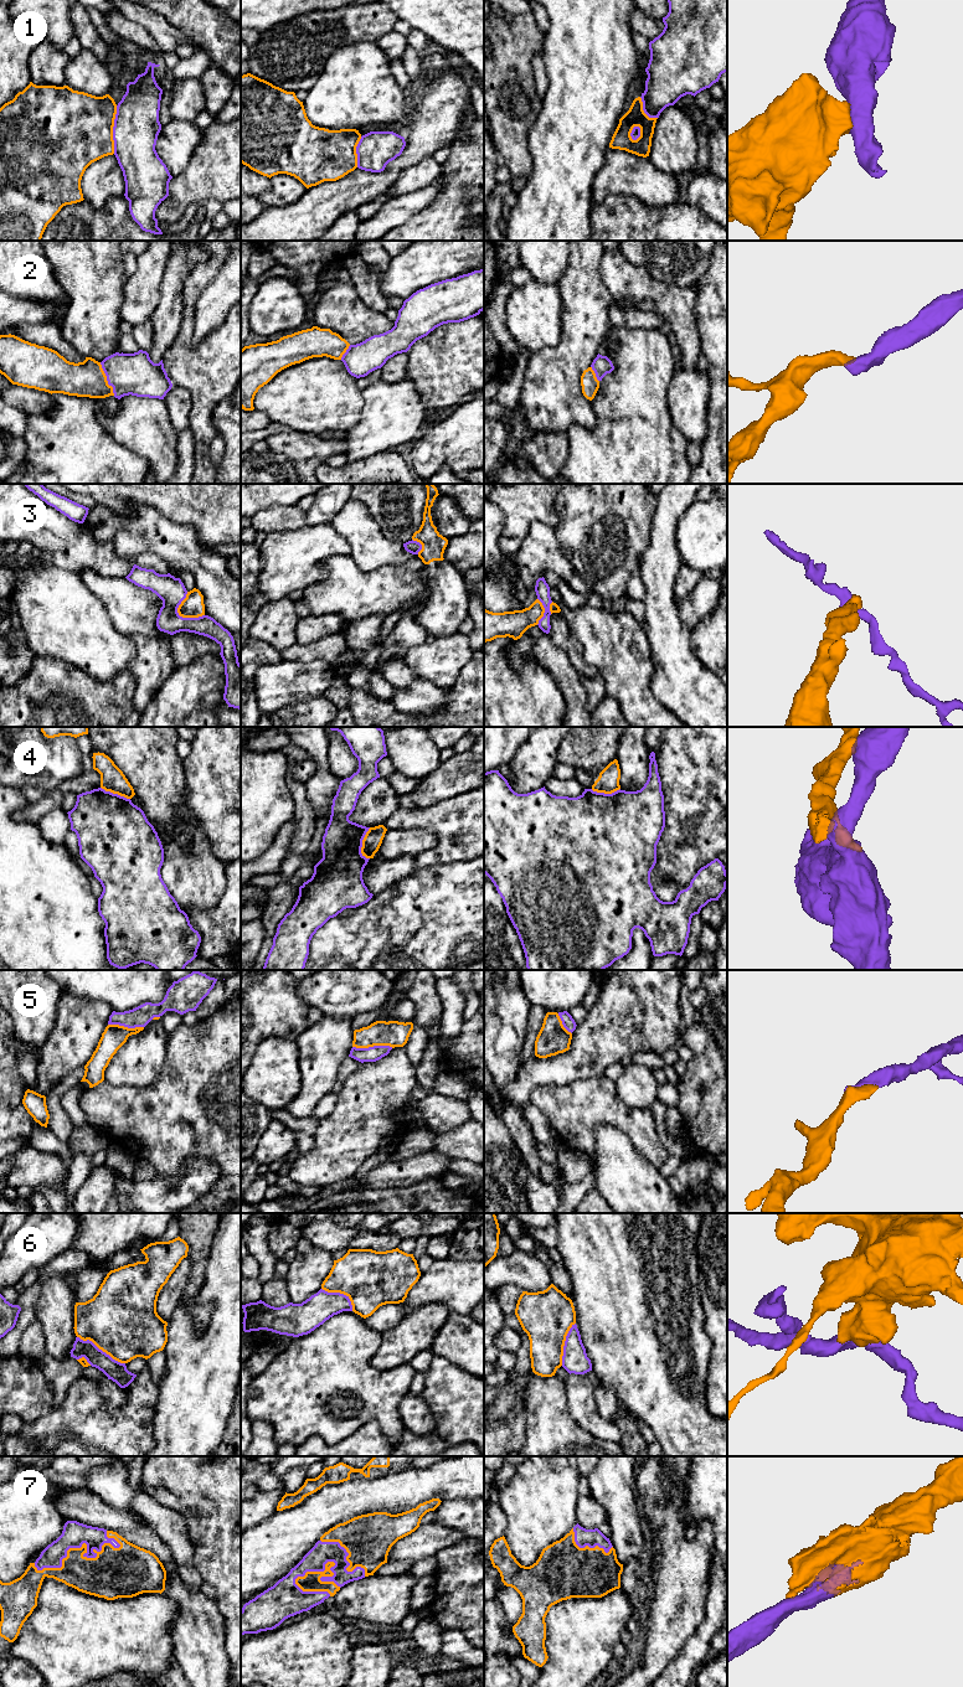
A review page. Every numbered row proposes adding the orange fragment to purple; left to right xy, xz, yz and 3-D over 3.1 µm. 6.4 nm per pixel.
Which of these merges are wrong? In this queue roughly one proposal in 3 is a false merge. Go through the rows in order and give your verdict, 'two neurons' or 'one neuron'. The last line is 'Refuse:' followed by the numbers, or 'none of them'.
1: two neurons
2: one neuron
3: two neurons
4: two neurons
5: one neuron
6: two neurons
7: one neuron
Refuse: 1, 3, 4, 6

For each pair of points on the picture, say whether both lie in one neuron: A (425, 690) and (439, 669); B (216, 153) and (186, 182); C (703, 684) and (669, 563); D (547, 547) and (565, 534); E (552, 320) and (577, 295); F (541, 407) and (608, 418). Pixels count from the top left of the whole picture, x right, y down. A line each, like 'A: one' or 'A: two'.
A: two
B: one
C: one
D: two
E: two
F: two

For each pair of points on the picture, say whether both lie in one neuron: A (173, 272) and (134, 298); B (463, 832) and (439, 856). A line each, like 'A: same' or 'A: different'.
A: different
B: same

